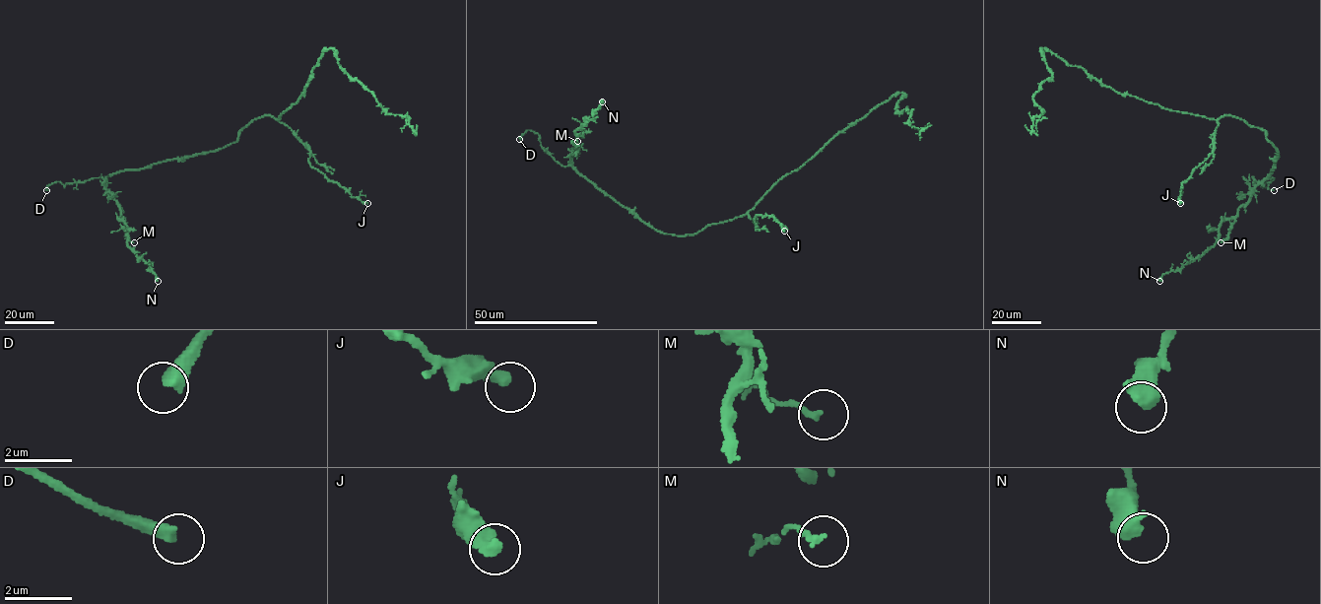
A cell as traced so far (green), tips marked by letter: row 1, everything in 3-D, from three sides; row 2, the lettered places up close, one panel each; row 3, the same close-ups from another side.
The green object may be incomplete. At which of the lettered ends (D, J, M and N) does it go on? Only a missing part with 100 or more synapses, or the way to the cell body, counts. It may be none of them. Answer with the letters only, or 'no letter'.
D

